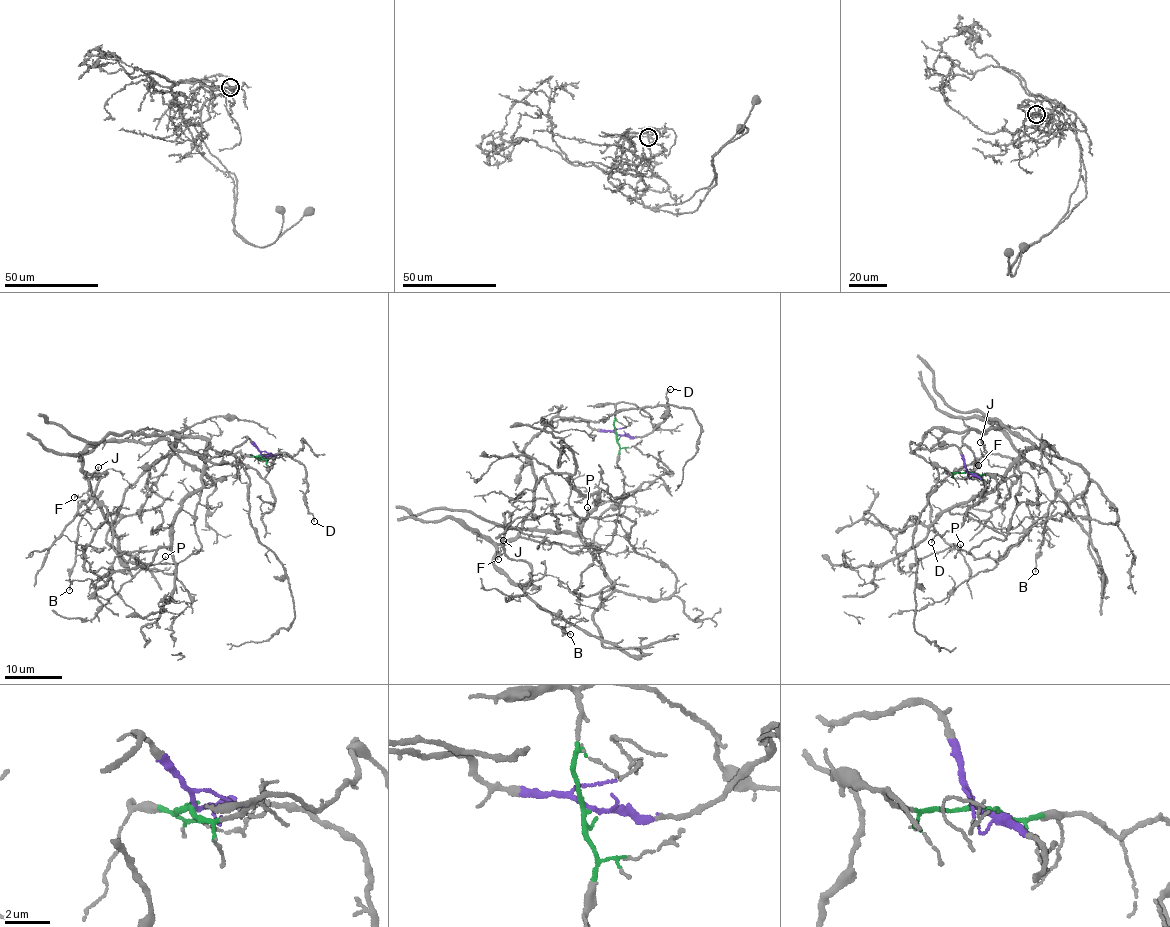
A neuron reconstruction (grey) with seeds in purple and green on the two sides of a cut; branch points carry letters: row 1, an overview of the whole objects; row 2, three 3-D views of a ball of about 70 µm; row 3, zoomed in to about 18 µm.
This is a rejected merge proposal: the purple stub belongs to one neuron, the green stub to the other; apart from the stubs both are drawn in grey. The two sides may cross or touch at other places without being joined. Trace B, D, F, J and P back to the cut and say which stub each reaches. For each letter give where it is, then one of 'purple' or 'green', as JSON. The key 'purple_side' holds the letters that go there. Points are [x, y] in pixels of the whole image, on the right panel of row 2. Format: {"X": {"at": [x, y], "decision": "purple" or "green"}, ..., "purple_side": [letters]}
{"B": {"at": [1035, 571], "decision": "purple"}, "D": {"at": [931, 542], "decision": "purple"}, "F": {"at": [978, 465], "decision": "purple"}, "J": {"at": [980, 442], "decision": "purple"}, "P": {"at": [960, 544], "decision": "green"}, "purple_side": ["B", "D", "F", "J"]}

